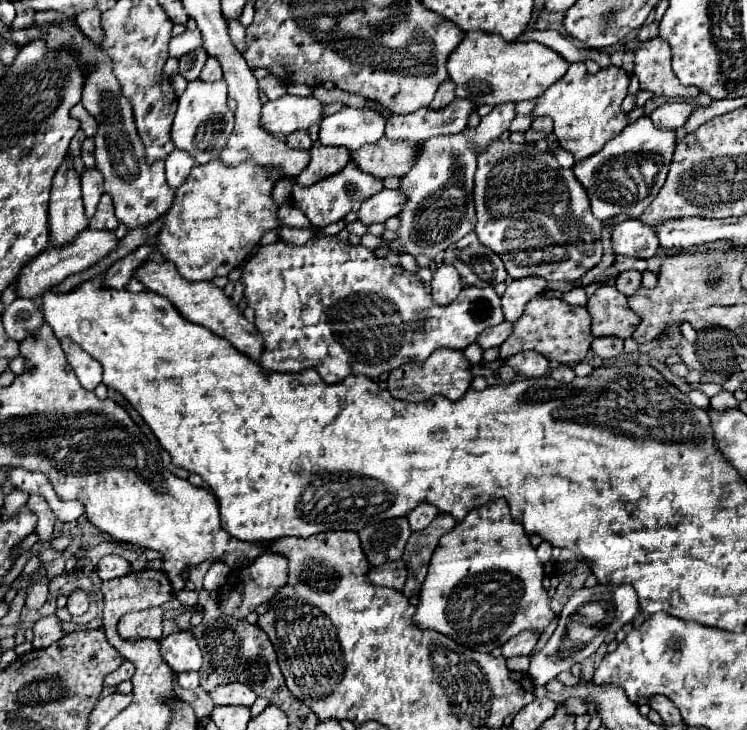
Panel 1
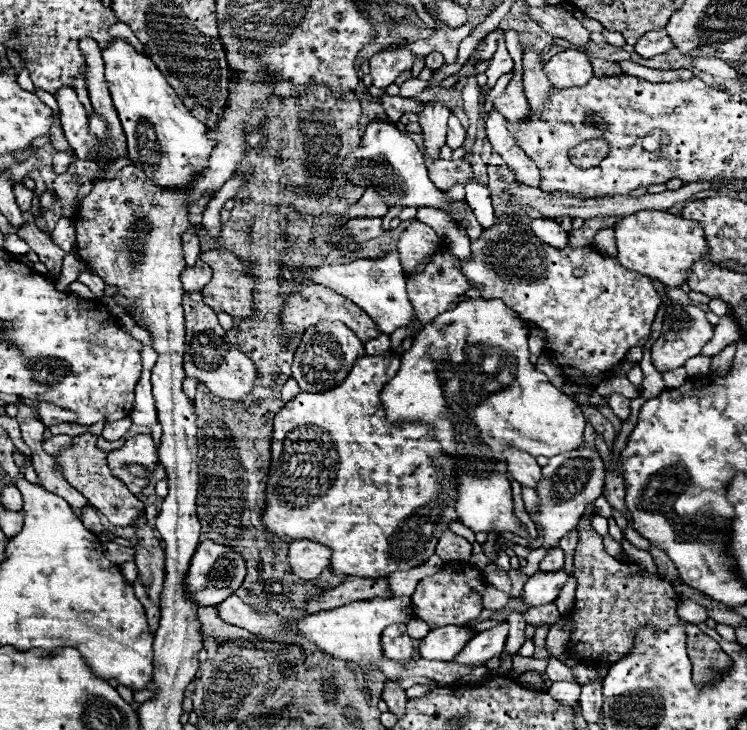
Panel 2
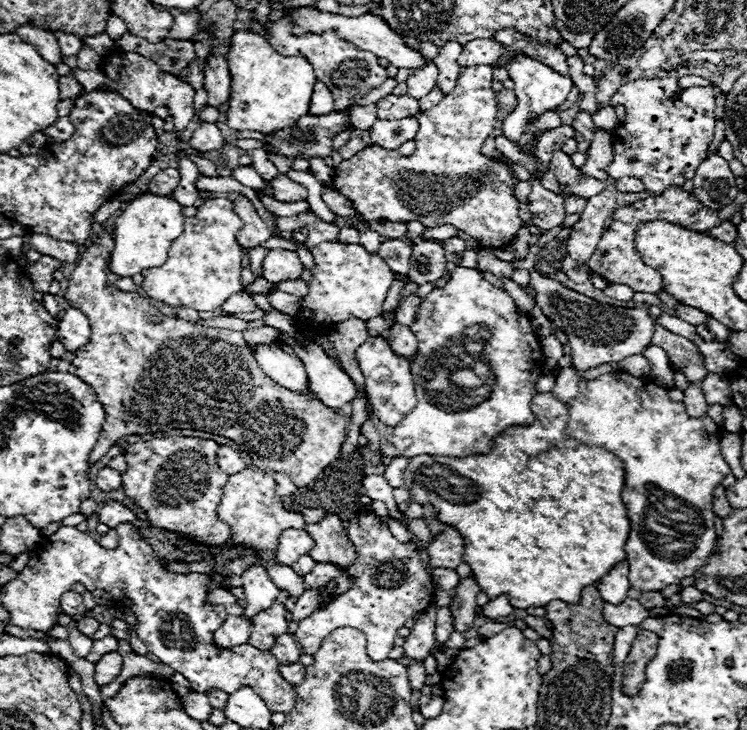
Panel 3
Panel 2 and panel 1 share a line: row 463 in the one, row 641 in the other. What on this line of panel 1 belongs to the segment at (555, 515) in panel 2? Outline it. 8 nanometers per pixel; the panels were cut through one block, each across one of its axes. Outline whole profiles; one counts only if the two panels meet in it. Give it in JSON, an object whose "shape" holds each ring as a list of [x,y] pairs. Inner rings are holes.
{"shape":[[[596,584],[594,588],[580,588],[576,590],[570,600],[566,602],[564,610],[558,616],[558,626],[548,640],[548,644],[530,660],[528,674],[532,676],[534,684],[544,686],[552,678],[556,678],[560,672],[570,670],[572,664],[584,662],[590,654],[598,650],[598,646],[604,642],[608,634],[616,634],[622,630],[624,624],[630,624],[640,614],[638,594],[630,584],[620,586],[608,586],[608,584]]]}

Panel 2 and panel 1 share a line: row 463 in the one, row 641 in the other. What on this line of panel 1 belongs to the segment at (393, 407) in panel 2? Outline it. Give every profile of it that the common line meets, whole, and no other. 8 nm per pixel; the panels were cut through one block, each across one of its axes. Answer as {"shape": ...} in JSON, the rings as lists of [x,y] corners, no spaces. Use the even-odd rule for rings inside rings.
{"shape":[[[500,498],[488,502],[486,506],[480,506],[478,510],[470,510],[470,514],[462,522],[458,522],[454,530],[440,538],[428,564],[428,574],[422,582],[416,614],[412,616],[412,620],[418,628],[436,630],[466,648],[492,652],[520,632],[544,632],[556,618],[550,608],[550,596],[542,586],[542,578],[544,570],[542,562],[536,556],[536,548],[532,548],[532,544],[528,542],[524,528],[510,518],[506,500]]]}

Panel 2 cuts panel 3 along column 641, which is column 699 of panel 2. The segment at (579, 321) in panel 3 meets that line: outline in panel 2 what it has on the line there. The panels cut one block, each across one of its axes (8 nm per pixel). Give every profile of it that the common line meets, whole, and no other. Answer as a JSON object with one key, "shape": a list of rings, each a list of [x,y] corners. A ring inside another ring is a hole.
{"shape":[[[672,304],[664,312],[664,322],[662,322],[662,334],[652,346],[652,362],[656,370],[676,370],[684,366],[684,362],[692,356],[698,356],[704,348],[704,344],[714,336],[714,326],[706,320],[706,312],[700,310],[698,306],[682,306],[682,304]]]}

